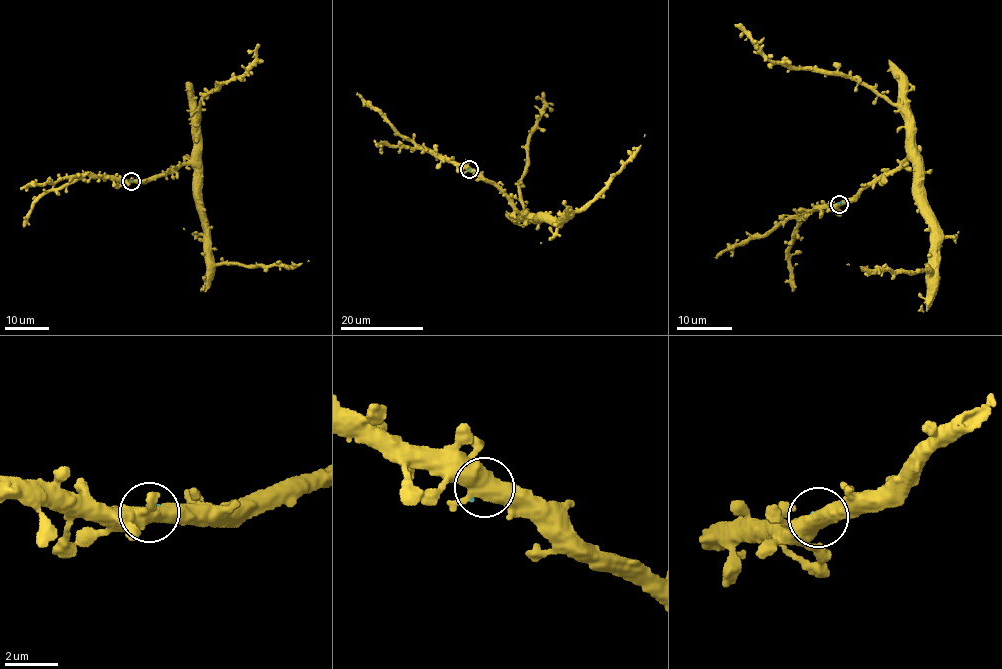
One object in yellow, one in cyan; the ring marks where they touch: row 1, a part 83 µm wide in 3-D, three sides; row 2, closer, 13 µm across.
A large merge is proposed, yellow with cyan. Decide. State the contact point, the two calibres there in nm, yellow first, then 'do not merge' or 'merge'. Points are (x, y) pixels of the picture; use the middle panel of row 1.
at (469, 169); 400 nm thick on the yellow side, 140 nm on the other; do not merge

